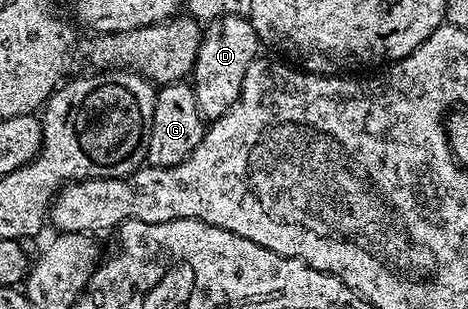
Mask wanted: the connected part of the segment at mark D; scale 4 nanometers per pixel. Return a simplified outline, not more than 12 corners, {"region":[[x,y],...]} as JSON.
{"region":[[250,17],[206,23],[193,71],[197,108],[220,118],[260,57]]}

